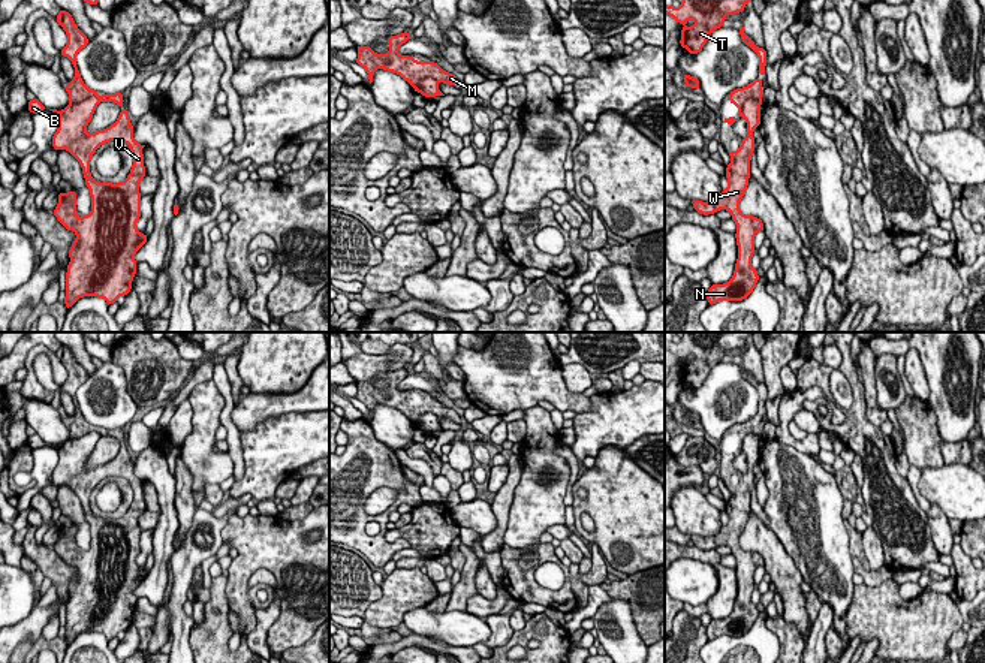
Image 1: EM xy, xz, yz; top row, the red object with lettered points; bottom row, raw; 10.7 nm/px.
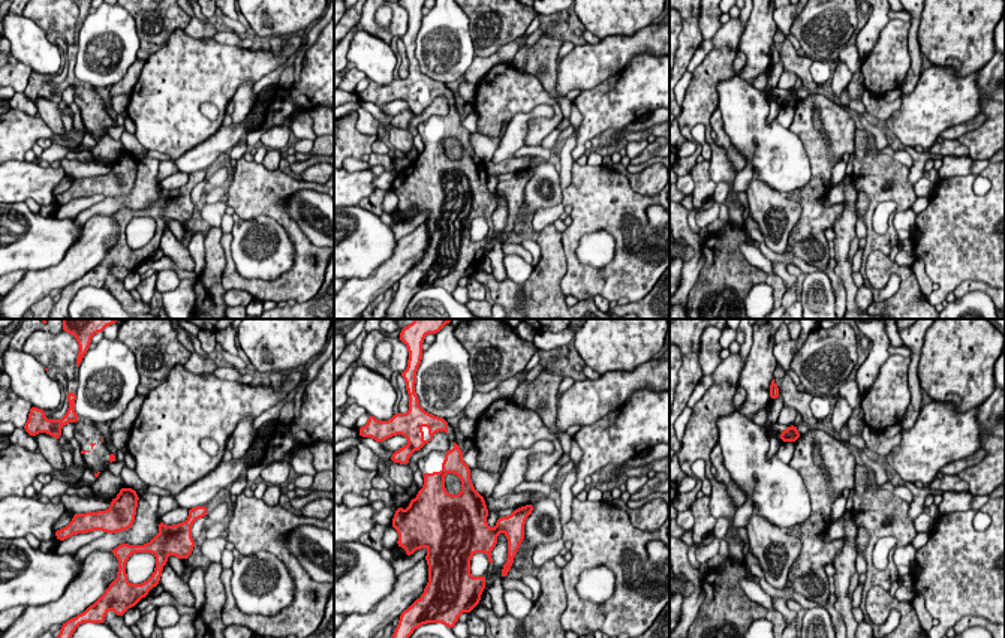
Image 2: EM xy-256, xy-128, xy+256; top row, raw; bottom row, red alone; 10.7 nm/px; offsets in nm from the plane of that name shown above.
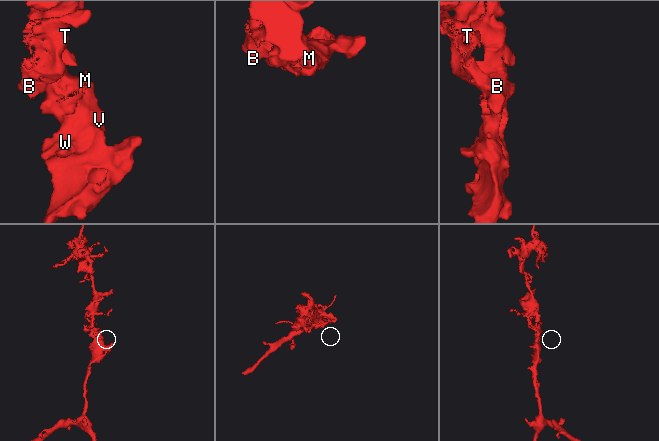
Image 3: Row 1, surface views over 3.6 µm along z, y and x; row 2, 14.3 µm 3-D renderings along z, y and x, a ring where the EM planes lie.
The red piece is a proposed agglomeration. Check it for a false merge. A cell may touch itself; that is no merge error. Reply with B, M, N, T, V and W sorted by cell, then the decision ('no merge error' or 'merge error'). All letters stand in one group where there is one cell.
groups B M N T V W; no merge error

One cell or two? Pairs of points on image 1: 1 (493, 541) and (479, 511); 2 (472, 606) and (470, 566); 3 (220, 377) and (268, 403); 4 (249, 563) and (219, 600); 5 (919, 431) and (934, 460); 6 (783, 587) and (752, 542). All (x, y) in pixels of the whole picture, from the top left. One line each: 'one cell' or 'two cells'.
1: two cells
2: two cells
3: two cells
4: two cells
5: one cell
6: one cell

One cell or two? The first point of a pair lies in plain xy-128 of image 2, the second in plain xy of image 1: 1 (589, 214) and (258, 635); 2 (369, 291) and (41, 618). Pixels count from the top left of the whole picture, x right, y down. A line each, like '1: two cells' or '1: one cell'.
1: two cells
2: one cell

